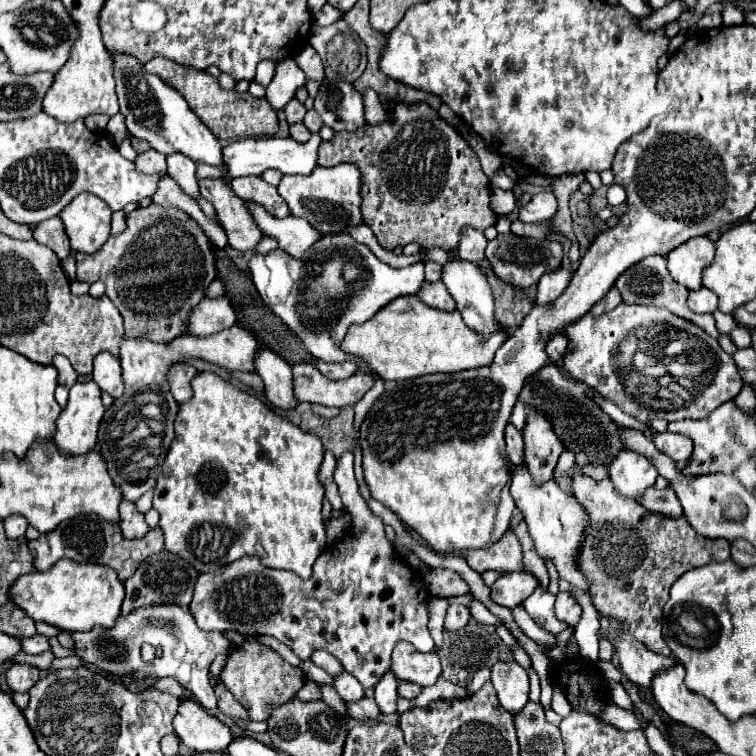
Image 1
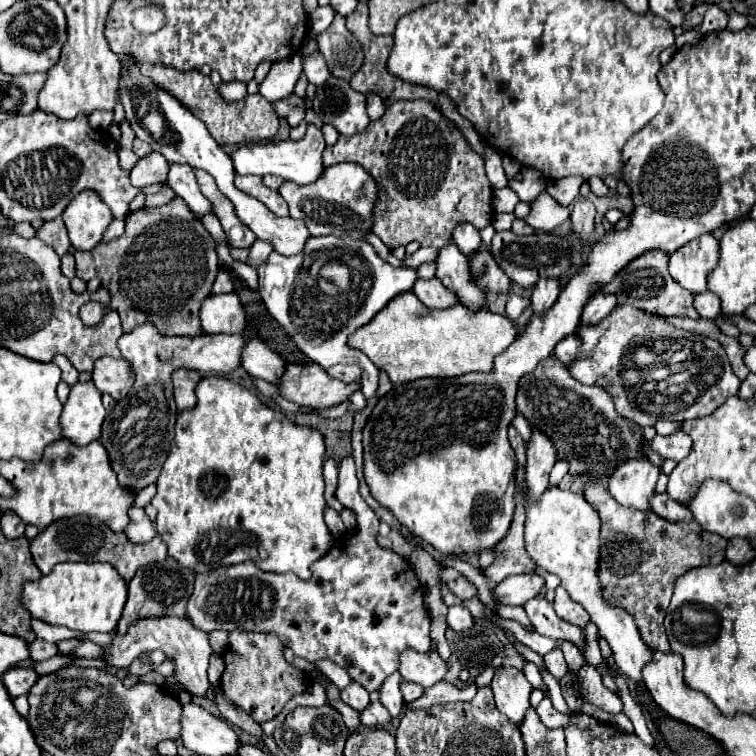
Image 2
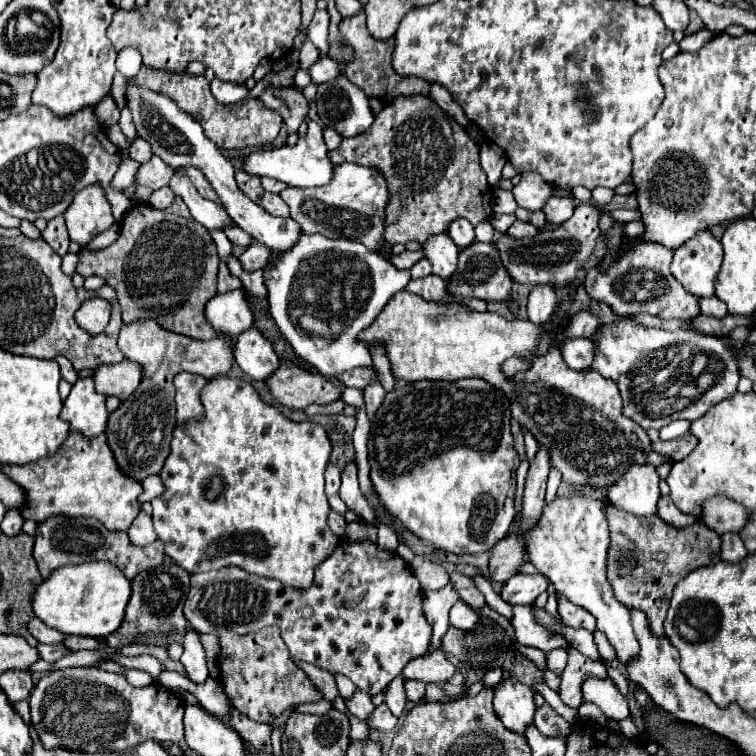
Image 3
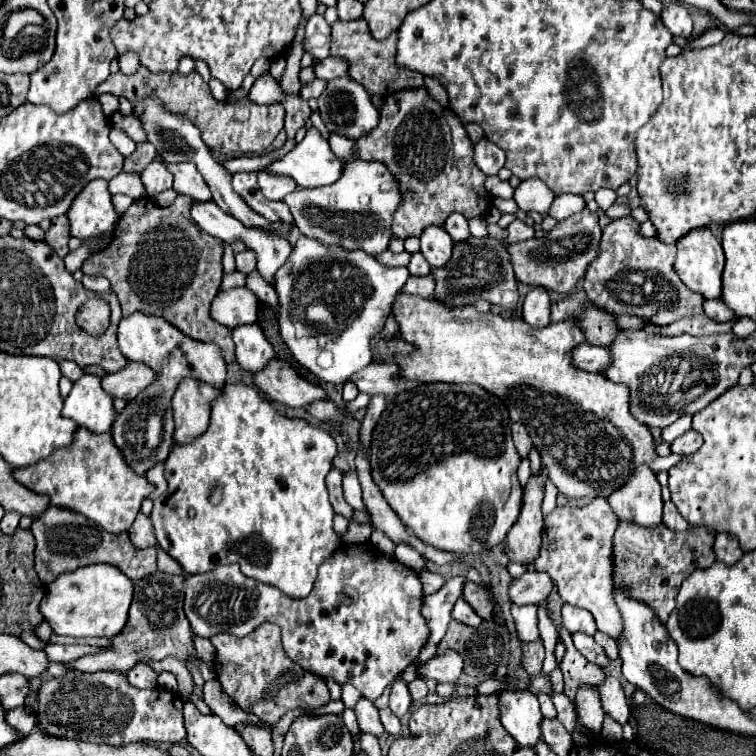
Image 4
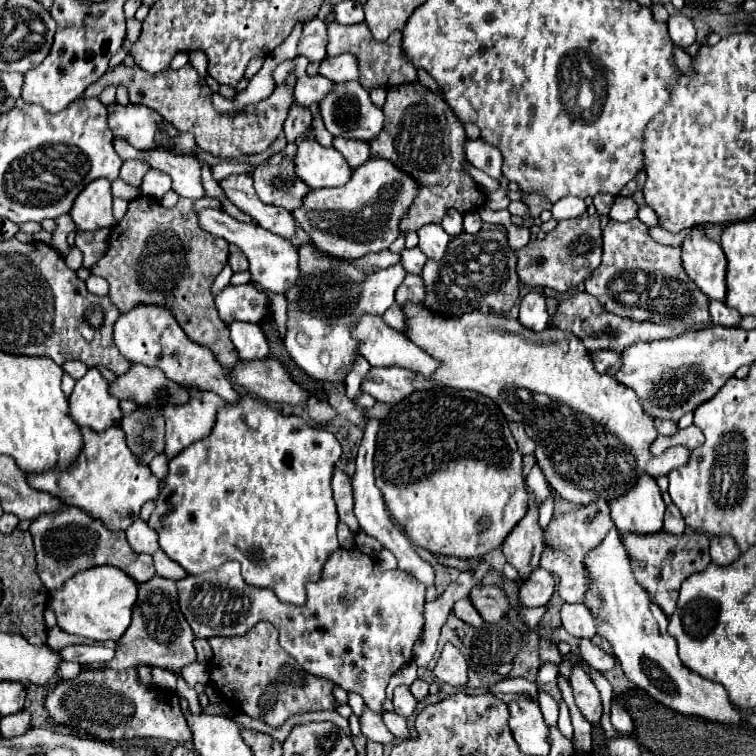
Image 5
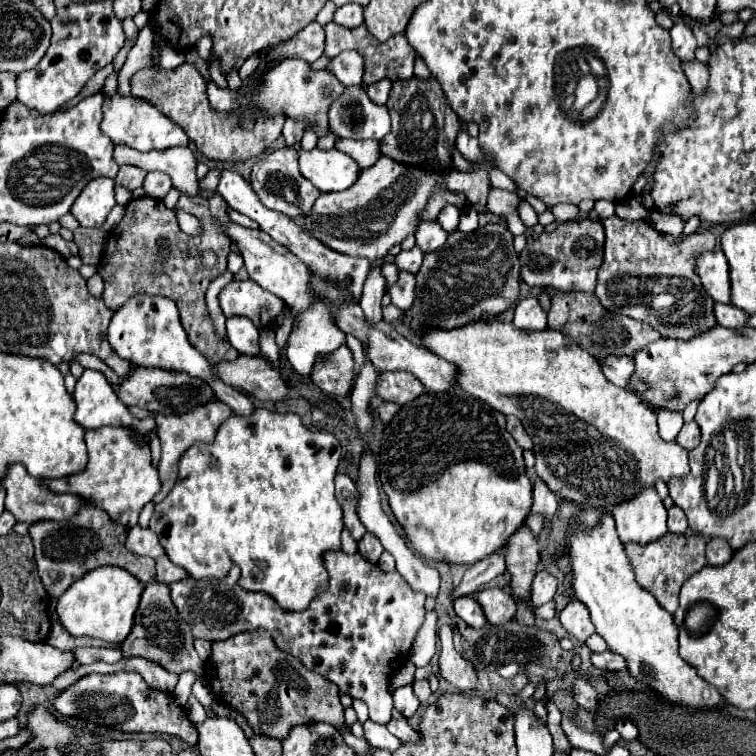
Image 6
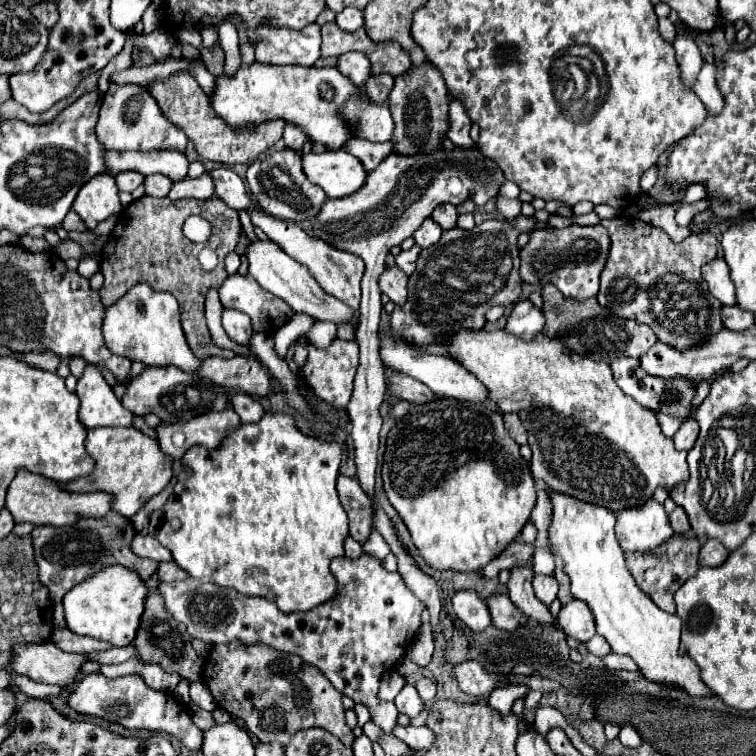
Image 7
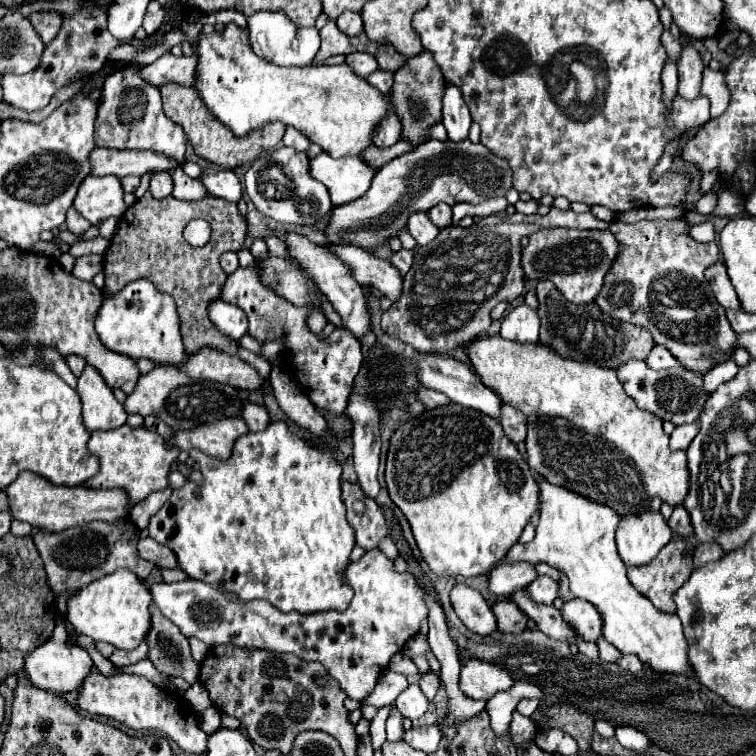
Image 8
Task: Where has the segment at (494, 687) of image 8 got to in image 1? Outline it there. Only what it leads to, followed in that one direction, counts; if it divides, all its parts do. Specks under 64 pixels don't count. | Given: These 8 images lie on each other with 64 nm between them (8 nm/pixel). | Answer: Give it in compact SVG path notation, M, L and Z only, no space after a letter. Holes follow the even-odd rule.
M400 640L392 652L392 668L390 672L398 680L408 680L420 686L432 686L440 678L440 660L436 652L422 654L412 644Z

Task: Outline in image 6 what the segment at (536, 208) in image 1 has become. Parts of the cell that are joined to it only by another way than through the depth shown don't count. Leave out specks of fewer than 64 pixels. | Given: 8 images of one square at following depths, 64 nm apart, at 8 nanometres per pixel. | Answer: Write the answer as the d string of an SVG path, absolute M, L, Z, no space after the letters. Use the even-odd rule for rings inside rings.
M562 202L552 208L552 214L554 214L556 222L568 222L568 220L574 220L576 216L580 216L580 208L578 208L578 204Z

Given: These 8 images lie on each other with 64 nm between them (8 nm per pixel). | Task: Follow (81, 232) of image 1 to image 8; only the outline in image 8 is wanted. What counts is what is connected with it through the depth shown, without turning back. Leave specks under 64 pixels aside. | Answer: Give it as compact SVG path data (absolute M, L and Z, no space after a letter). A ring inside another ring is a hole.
M88 176L76 194L74 208L92 224L98 226L108 218L120 218L126 212L122 200L124 190L116 176Z

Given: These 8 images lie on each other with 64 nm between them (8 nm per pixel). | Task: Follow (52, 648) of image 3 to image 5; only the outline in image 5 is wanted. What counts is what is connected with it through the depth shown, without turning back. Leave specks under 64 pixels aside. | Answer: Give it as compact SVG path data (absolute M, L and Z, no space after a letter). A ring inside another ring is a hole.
M64 646L56 652L62 660L72 660L72 662L102 662L102 660L110 660L114 656L112 648L104 648L104 646Z

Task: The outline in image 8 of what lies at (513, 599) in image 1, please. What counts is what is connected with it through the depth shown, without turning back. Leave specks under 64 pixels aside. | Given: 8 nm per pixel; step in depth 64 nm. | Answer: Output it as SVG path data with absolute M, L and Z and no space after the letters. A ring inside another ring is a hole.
M538 576L530 586L528 586L528 594L534 602L542 602L542 604L552 604L554 598L558 596L558 582L548 578L548 576Z

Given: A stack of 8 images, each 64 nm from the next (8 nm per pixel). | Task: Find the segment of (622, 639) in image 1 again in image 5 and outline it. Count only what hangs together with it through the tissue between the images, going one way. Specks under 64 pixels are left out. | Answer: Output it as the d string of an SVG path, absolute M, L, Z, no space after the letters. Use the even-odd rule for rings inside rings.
M596 500L596 504L582 506L576 512L566 512L556 516L544 530L544 552L540 558L540 568L558 576L558 594L568 604L584 604L584 592L588 592L588 572L584 572L584 556L600 546L600 540L614 528L610 508L606 500Z

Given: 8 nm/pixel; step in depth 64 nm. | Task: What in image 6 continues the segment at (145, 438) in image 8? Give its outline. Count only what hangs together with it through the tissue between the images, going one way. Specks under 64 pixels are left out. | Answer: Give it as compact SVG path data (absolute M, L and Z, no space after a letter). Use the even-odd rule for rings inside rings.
M104 426L98 430L86 430L86 446L88 446L88 464L84 472L76 472L72 476L60 480L40 480L48 490L56 494L74 494L88 504L104 510L112 522L124 526L136 526L138 514L144 504L148 504L160 492L158 470L152 466L150 448L146 444L138 444L128 428Z

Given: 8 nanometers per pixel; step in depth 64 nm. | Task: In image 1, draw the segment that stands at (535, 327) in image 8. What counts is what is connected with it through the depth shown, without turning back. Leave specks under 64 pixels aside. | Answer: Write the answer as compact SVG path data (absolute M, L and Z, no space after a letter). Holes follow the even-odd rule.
M556 268L548 274L544 274L538 282L538 296L536 296L536 304L546 306L550 302L554 302L570 284L572 280L572 270L568 268Z

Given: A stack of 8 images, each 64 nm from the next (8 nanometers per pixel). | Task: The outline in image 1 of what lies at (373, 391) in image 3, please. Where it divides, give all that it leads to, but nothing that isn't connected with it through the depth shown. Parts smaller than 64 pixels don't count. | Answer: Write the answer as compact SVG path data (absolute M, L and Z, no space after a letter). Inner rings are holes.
M350 234L324 236L302 258L292 258L282 250L272 250L266 256L254 254L248 262L248 270L266 306L270 306L270 310L298 334L314 358L324 362L352 360L362 370L370 370L368 364L340 350L340 342L348 326L362 324L364 320L372 318L384 304L392 302L394 298L414 296L424 284L424 264L412 264L400 270L390 268L388 264L380 262L364 244L352 240ZM328 264L336 264L340 268L344 280L344 296L316 294L312 290L312 280L318 280Z

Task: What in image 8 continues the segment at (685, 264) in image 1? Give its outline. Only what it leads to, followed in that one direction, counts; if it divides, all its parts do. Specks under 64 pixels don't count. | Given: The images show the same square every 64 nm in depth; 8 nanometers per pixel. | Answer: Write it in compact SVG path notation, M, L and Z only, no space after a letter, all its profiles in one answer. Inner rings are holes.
M720 260L716 264L712 264L712 268L708 268L708 272L704 272L704 276L710 282L714 296L718 298L718 302L724 308L740 308L740 300L732 288L732 282L728 280L726 268Z

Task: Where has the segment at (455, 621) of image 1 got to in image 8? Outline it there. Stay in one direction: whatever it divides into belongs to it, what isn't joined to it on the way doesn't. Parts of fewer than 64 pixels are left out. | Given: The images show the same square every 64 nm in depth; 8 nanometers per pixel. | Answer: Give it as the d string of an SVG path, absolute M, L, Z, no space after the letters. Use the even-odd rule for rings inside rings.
M456 584L450 592L452 606L458 614L458 618L464 622L466 628L470 628L476 634L490 634L496 630L496 618L488 606L488 602L482 598L482 594L466 584Z

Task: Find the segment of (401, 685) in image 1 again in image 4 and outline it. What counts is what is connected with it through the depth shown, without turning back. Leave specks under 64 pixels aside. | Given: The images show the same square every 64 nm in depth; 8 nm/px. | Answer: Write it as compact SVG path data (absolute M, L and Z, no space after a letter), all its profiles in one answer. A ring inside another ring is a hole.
M422 678L412 680L412 682L408 684L408 690L410 690L410 696L412 696L412 700L414 700L414 702L422 700L422 698L428 694L428 686L426 686L426 682L424 682Z

